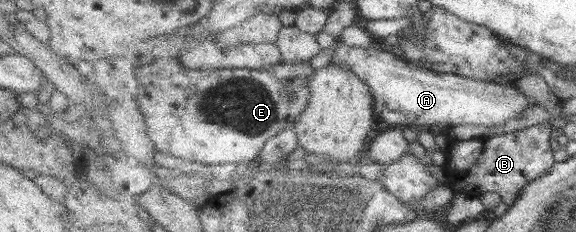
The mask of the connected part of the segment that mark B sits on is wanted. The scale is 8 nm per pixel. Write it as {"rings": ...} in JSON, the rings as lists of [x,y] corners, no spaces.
{"rings":[[[549,121],[533,126],[529,131],[512,132],[499,137],[479,136],[468,140],[450,139],[446,163],[444,165],[447,183],[455,186],[455,192],[462,192],[466,196],[479,198],[485,192],[496,192],[509,207],[513,206],[526,186],[534,180],[543,178],[556,165],[553,148],[551,148],[551,124]]]}

